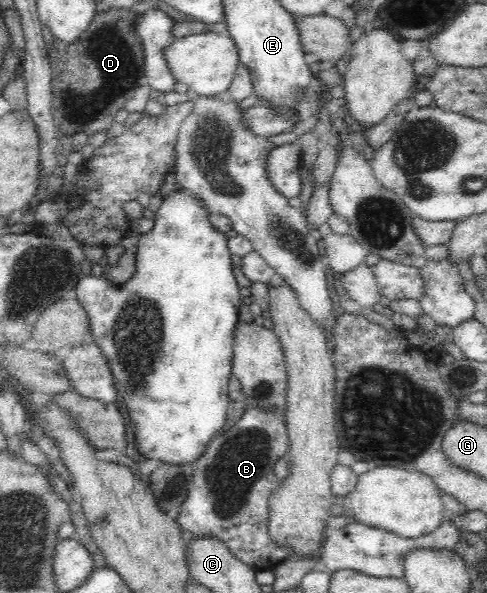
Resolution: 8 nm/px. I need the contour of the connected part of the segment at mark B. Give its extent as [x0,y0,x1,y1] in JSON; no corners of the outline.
[175,407,290,571]

